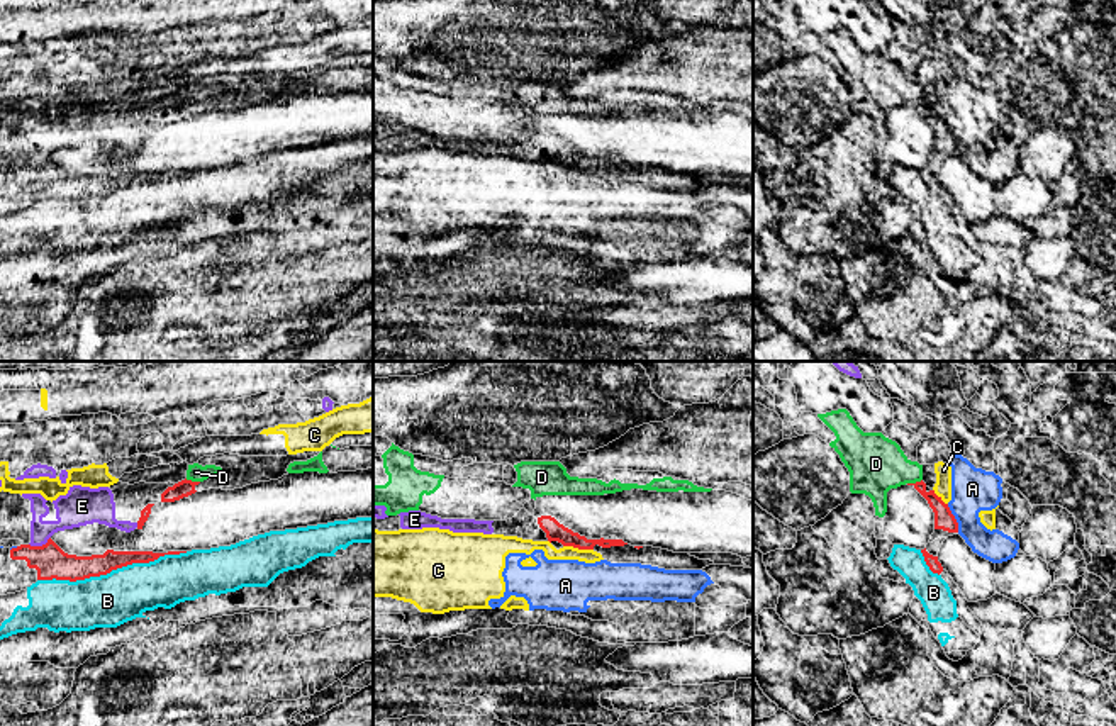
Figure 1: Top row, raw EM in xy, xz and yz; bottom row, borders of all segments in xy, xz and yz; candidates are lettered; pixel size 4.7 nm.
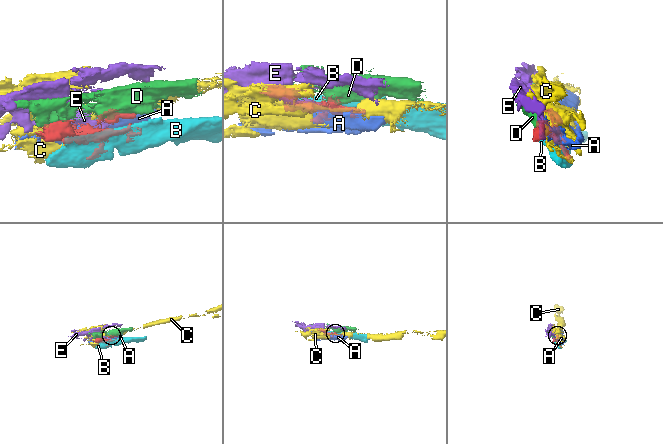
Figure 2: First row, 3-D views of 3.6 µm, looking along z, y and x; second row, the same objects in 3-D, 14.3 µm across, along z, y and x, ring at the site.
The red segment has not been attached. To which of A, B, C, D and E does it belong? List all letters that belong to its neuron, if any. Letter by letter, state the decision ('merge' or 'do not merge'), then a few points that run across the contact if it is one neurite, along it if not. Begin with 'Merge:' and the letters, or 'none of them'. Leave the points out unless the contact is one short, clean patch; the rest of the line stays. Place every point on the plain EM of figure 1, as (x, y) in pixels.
Merge: none of them
A: do not merge
B: do not merge
C: do not merge
D: do not merge
E: do not merge

